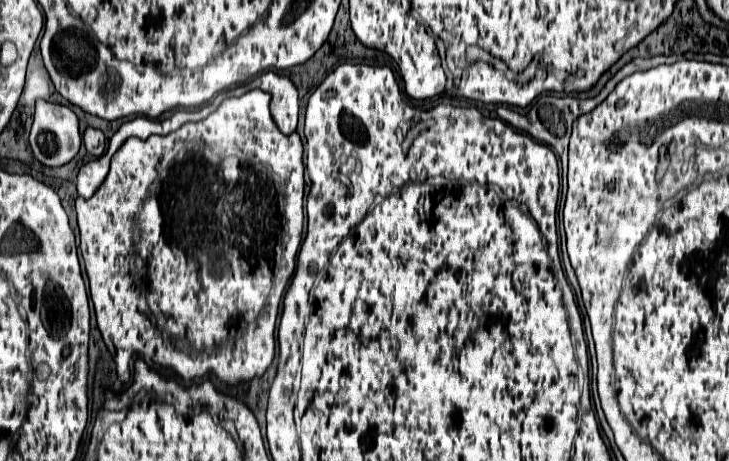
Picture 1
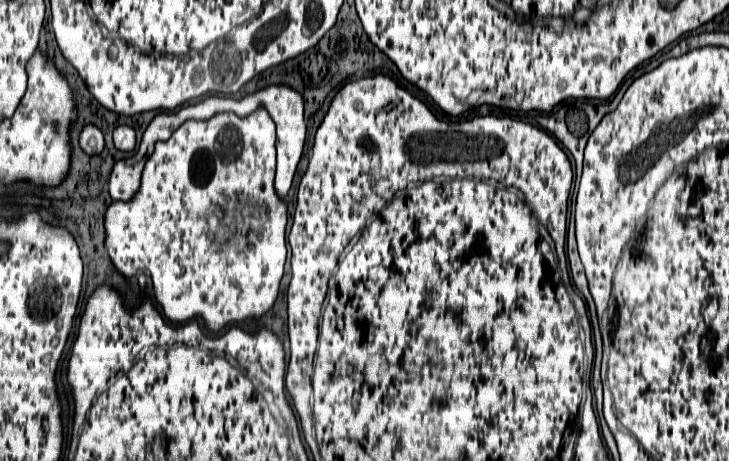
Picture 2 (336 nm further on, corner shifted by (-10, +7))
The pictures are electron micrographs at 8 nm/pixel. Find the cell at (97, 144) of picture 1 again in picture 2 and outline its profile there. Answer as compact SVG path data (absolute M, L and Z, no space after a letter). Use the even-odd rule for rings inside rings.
M118 126L114 130L114 146L118 150L130 152L130 150L134 150L134 144L136 144L136 134L130 126Z

